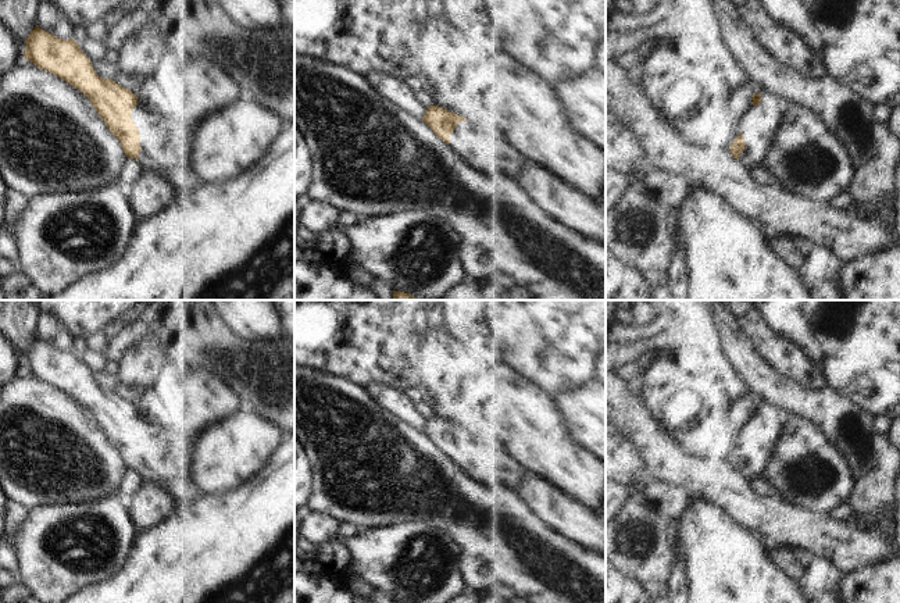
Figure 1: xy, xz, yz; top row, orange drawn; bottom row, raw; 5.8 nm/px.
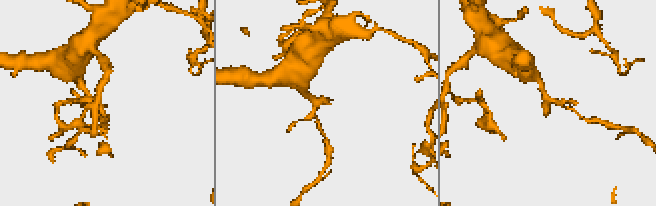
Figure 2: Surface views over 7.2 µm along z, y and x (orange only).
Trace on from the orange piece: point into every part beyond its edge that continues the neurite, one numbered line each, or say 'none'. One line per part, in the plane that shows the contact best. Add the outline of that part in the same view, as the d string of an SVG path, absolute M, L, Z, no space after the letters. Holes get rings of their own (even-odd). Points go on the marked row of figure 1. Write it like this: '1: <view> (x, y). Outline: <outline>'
1: xy (165, 147). Outline: M172 94L151 111L133 108L132 121L140 132L139 164L169 183L175 193L192 192L206 182L194 170L190 124L178 126L174 115Z

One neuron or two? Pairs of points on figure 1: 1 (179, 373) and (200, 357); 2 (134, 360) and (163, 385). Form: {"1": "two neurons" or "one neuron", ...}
{"1": "one neuron", "2": "one neuron"}

